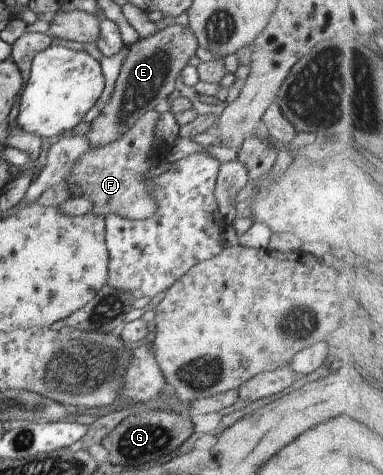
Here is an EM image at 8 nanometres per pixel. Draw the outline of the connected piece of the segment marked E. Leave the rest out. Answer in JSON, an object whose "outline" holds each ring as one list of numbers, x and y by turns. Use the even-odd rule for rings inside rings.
{"outline":[[175,24,156,30,128,47,109,99,99,116,90,122,88,131,83,133,88,139,89,149,118,140,141,115,152,111,162,99,166,99,174,89,174,79,197,47,194,34,188,28]]}

